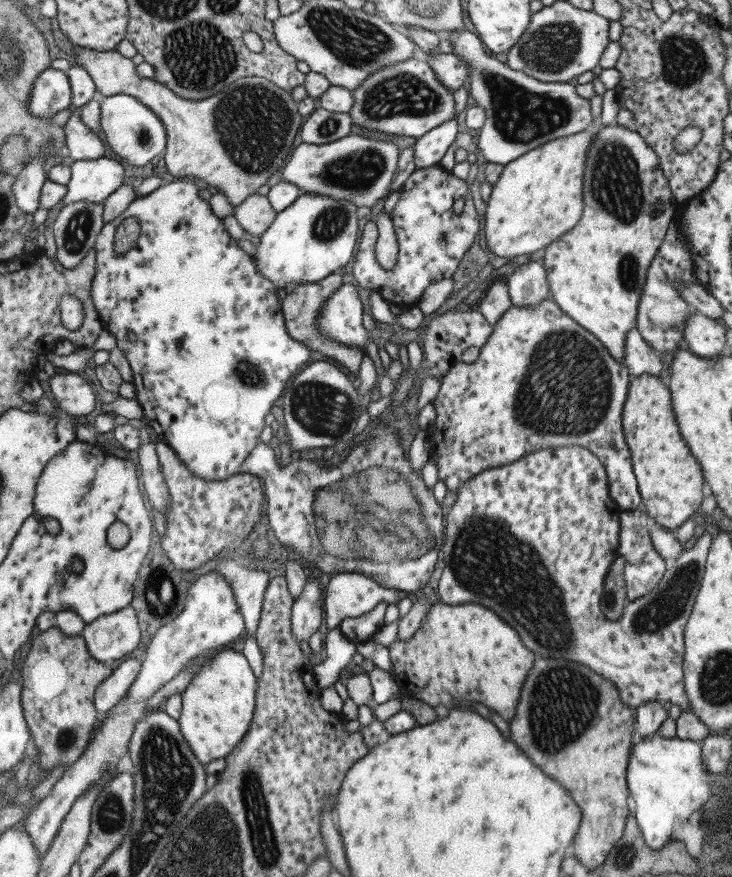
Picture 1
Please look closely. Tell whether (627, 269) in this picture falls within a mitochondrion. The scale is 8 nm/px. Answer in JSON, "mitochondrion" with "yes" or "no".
{"mitochondrion":"yes"}

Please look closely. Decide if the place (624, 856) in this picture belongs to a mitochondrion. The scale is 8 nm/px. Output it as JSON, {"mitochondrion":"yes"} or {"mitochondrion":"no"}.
{"mitochondrion":"yes"}

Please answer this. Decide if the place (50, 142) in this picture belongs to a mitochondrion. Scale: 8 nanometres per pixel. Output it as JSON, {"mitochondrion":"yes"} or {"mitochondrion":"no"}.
{"mitochondrion":"no"}

